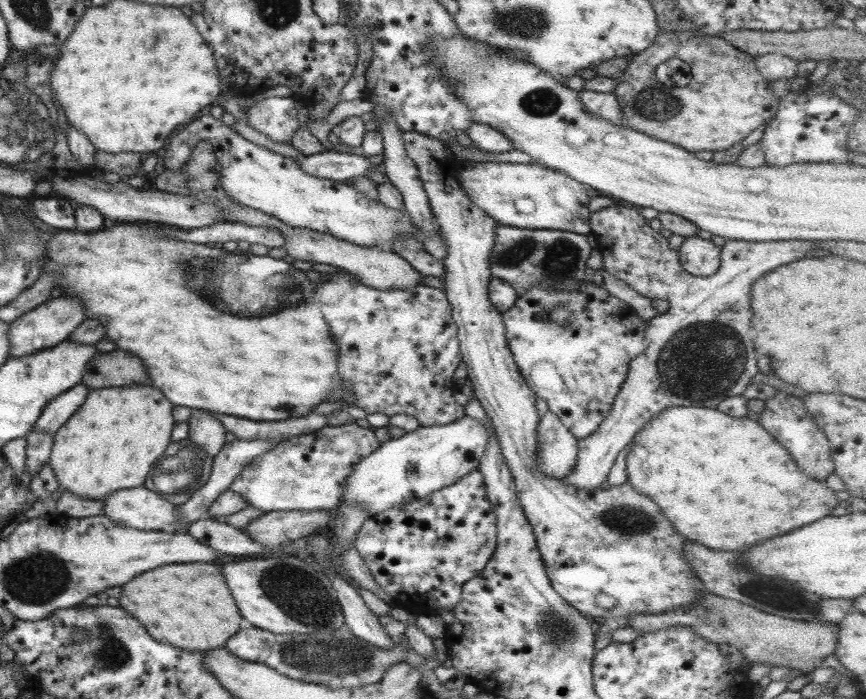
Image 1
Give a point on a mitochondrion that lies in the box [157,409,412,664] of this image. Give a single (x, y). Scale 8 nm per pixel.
(302, 596)

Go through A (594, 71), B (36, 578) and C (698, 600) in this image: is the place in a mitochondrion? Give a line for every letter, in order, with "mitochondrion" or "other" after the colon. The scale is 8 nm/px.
A: other
B: mitochondrion
C: other

